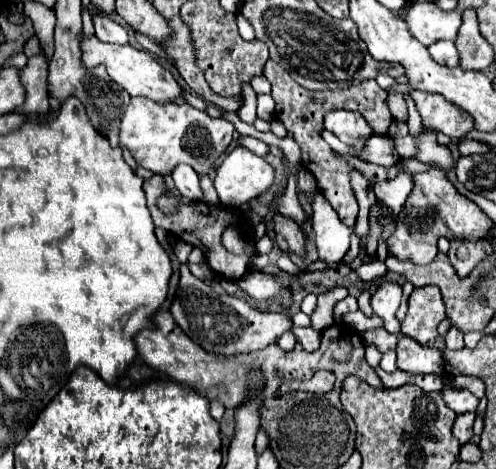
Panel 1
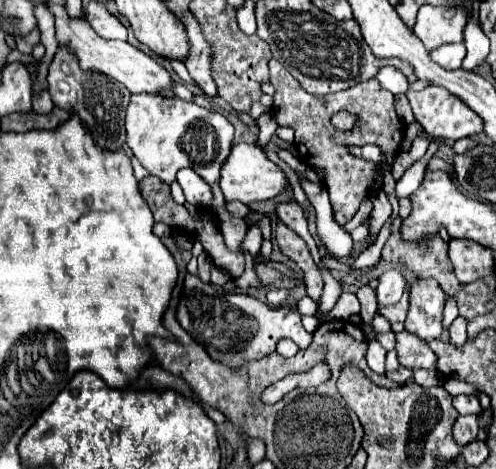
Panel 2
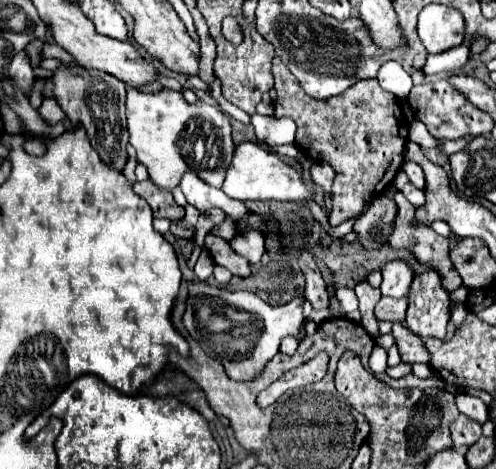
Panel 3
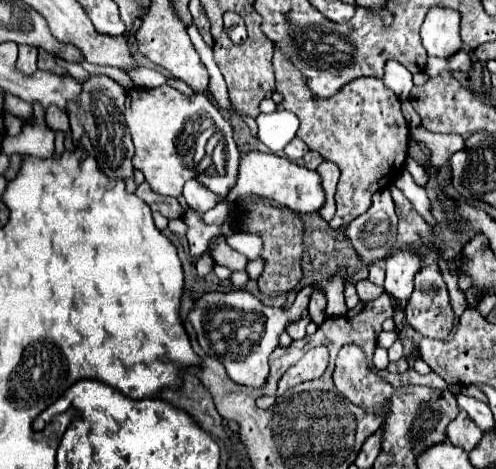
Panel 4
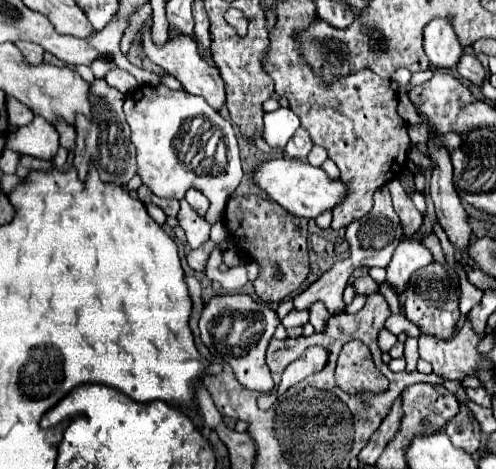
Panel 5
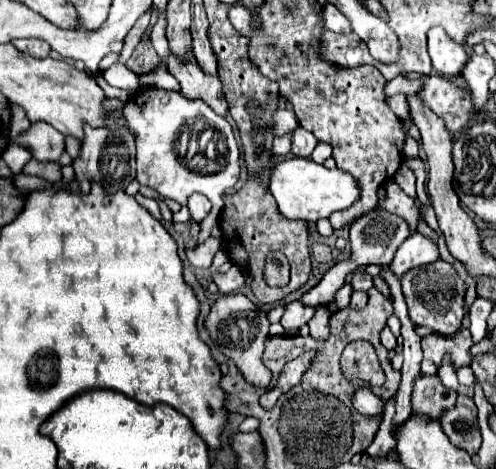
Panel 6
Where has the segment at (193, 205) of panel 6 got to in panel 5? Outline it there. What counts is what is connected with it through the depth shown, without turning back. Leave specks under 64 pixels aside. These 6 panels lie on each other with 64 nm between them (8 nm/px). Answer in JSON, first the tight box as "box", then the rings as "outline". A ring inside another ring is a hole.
{"box":[186,190,208,216],"outline":[[[188,190],[188,194],[186,194],[186,200],[188,200],[188,204],[192,206],[192,210],[198,214],[198,216],[204,216],[206,212],[208,212],[208,198],[204,198],[202,196],[202,192],[200,190]]]}

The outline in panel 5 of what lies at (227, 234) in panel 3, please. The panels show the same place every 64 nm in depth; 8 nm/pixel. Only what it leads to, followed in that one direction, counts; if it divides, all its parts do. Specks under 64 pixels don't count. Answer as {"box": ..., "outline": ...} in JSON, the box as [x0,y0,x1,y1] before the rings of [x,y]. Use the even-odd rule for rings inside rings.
{"box":[176,199,210,248],"outline":[[[182,199],[182,202],[180,202],[180,212],[178,212],[176,218],[178,218],[178,224],[184,228],[186,238],[188,238],[192,248],[200,248],[208,240],[210,224],[202,216],[198,216],[194,212],[185,199]]]}

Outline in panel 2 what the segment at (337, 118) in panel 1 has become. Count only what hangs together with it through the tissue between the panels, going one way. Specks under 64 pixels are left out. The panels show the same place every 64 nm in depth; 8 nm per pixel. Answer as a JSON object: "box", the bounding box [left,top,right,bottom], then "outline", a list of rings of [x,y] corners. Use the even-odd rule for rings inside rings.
{"box":[332,112,356,130],"outline":[[[338,112],[334,118],[332,118],[332,124],[336,128],[342,128],[342,130],[350,130],[354,124],[356,124],[356,116],[348,114],[348,112]]]}

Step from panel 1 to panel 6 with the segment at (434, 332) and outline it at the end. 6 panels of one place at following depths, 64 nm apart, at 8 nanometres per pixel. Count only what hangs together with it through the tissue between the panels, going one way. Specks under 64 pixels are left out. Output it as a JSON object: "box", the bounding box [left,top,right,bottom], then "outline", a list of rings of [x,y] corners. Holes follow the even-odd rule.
{"box":[400,260,466,336],"outline":[[[436,260],[432,264],[408,270],[408,274],[404,274],[400,280],[402,280],[402,292],[406,296],[410,320],[416,326],[428,326],[444,336],[452,336],[458,332],[458,328],[462,326],[462,318],[466,314],[464,310],[466,284],[456,274],[452,264],[444,260]]]}

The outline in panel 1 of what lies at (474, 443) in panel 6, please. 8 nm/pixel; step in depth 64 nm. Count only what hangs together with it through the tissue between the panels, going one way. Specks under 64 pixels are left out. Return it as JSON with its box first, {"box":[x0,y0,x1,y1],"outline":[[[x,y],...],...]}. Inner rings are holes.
{"box":[452,412,476,444],"outline":[[[468,412],[468,414],[460,414],[460,416],[456,418],[452,432],[454,432],[454,436],[458,438],[460,444],[466,444],[466,442],[472,440],[472,436],[474,436],[474,430],[472,430],[474,418],[476,418],[476,414],[472,414],[472,412]]]}

